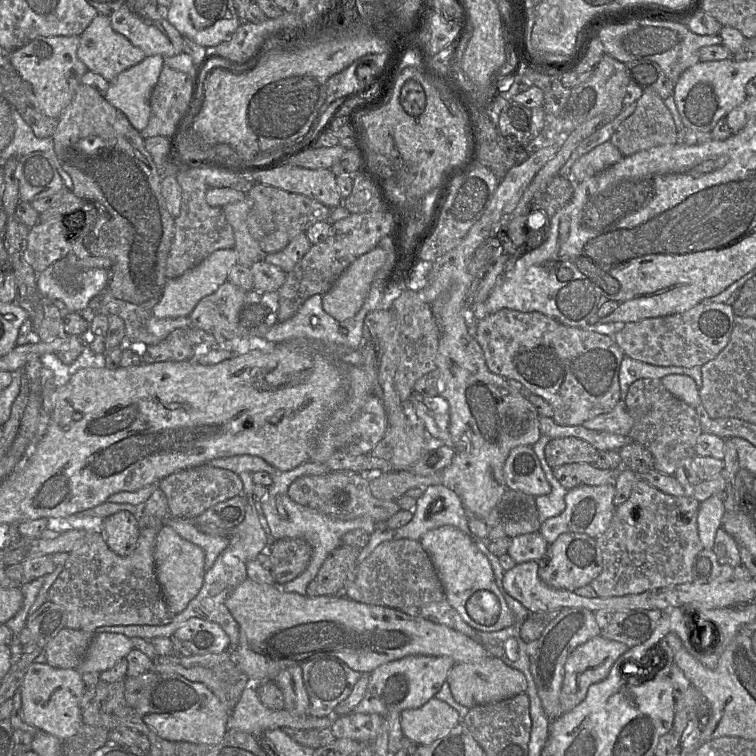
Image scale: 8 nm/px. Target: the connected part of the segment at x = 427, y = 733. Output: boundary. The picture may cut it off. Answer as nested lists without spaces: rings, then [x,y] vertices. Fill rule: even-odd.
[[[436,697],[415,709],[401,711],[401,729],[416,745],[428,745],[450,732],[461,718],[448,703]]]

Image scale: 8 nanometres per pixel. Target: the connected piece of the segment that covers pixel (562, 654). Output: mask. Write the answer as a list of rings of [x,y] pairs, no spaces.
[[[571,607],[561,609],[538,638],[537,651],[530,656],[530,671],[543,710],[550,720],[563,714],[559,696],[564,678],[564,665],[568,656],[576,647],[600,634],[601,628],[596,622],[594,612],[583,607]]]

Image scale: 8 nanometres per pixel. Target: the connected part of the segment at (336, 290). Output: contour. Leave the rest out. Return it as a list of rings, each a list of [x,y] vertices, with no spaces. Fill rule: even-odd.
[[[379,246],[355,259],[323,295],[322,307],[324,311],[337,321],[344,321],[353,317],[362,307],[374,276],[385,260],[386,253]]]

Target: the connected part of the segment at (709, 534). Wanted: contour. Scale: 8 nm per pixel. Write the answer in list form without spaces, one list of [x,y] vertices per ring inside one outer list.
[[[713,495],[700,502],[697,528],[703,549],[712,549],[717,530],[722,527],[725,507],[723,495]]]

